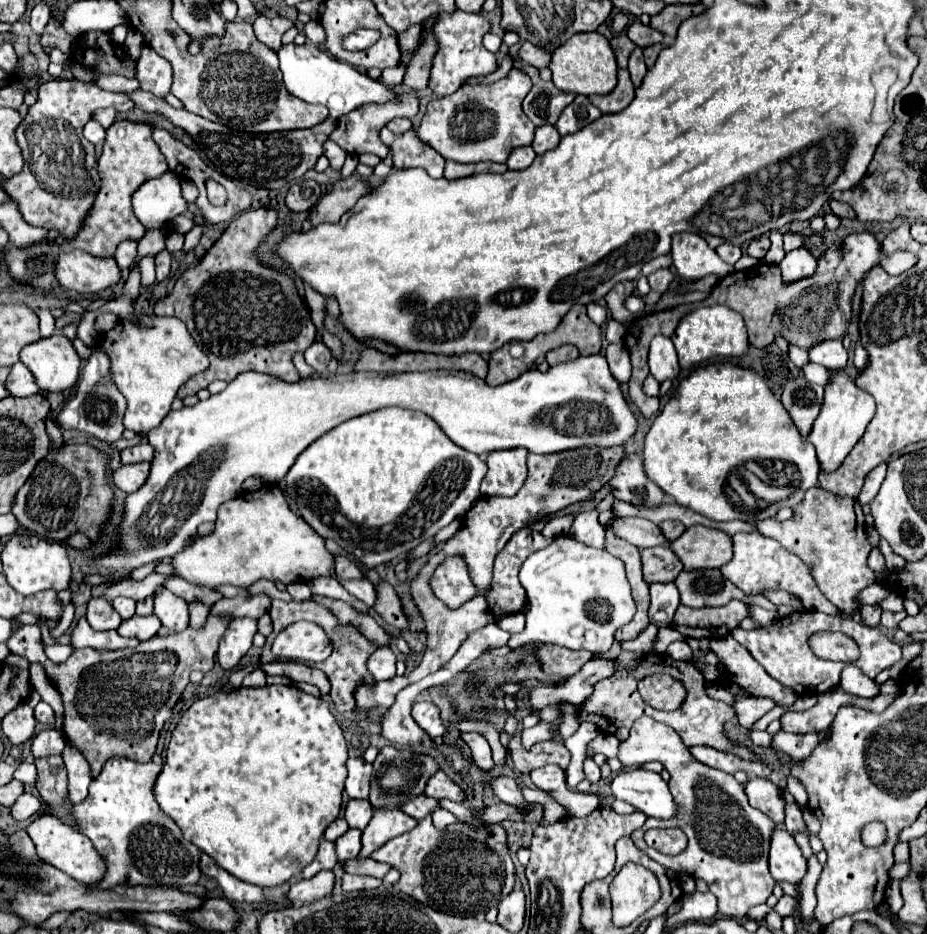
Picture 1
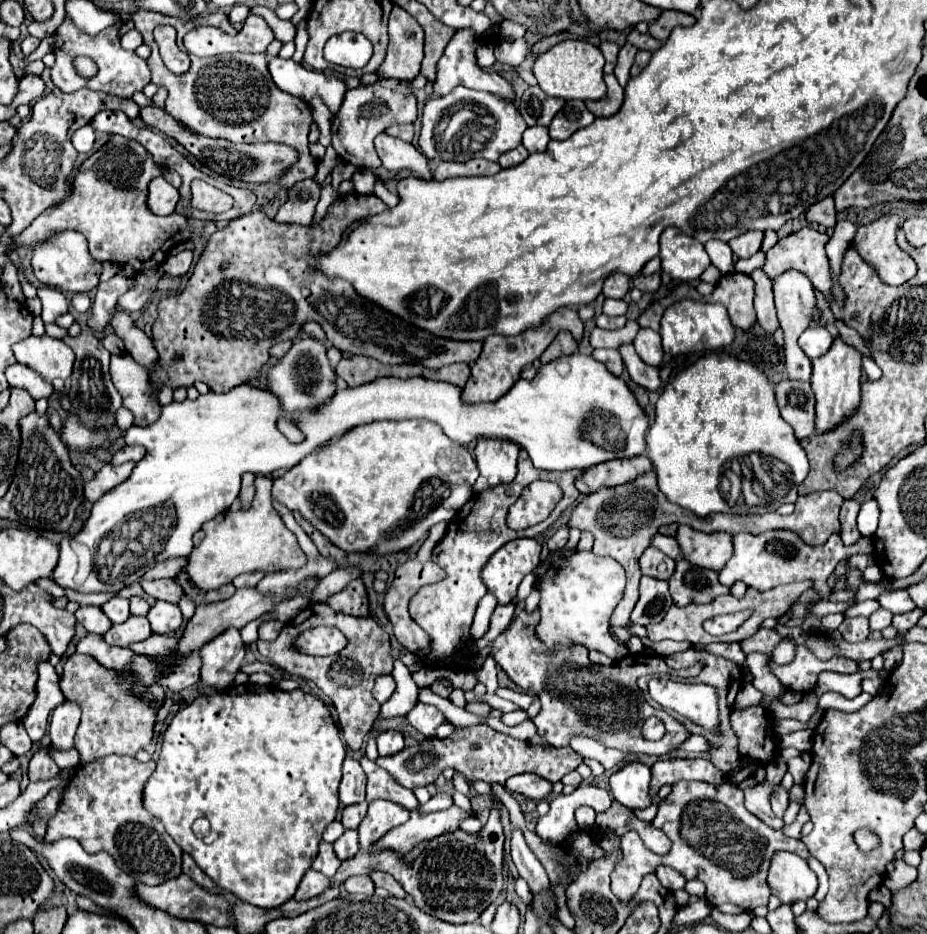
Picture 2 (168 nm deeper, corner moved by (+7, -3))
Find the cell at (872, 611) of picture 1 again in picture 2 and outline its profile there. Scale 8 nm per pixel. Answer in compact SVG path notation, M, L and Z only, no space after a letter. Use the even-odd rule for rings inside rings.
M852 617L852 619L844 619L842 625L838 627L838 631L842 633L842 637L848 641L848 643L858 643L858 641L864 641L870 633L868 629L868 619L866 617Z

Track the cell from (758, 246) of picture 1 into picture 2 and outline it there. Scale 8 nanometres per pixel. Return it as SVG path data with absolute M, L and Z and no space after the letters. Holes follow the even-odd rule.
M746 231L744 235L740 235L740 239L732 239L728 245L730 245L732 251L736 253L736 257L748 259L748 257L752 257L756 251L760 251L762 233L760 233L760 231Z

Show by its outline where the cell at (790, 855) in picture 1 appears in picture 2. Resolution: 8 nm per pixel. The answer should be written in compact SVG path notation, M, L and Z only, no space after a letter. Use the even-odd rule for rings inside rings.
M776 851L768 871L768 885L772 895L782 903L794 903L798 899L808 899L816 893L818 881L816 873L808 863L790 851Z

